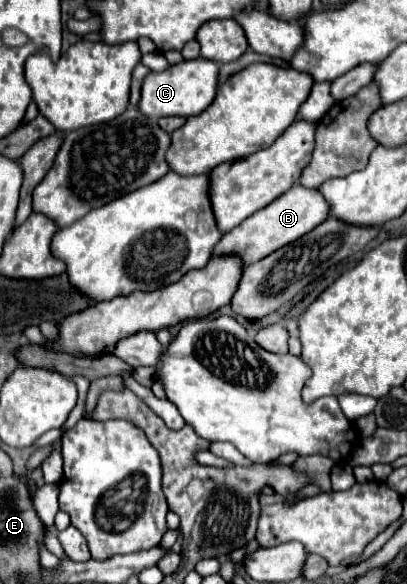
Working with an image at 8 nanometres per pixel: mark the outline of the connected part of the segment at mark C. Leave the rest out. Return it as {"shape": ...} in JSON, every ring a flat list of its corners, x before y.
{"shape":[[192,59,182,61,178,65,170,65,166,71,150,71,146,75,142,85,142,99,140,99,140,111,152,119,160,119,166,115,180,115,180,117,192,117,202,113,216,97,218,89,218,65,208,59]]}

